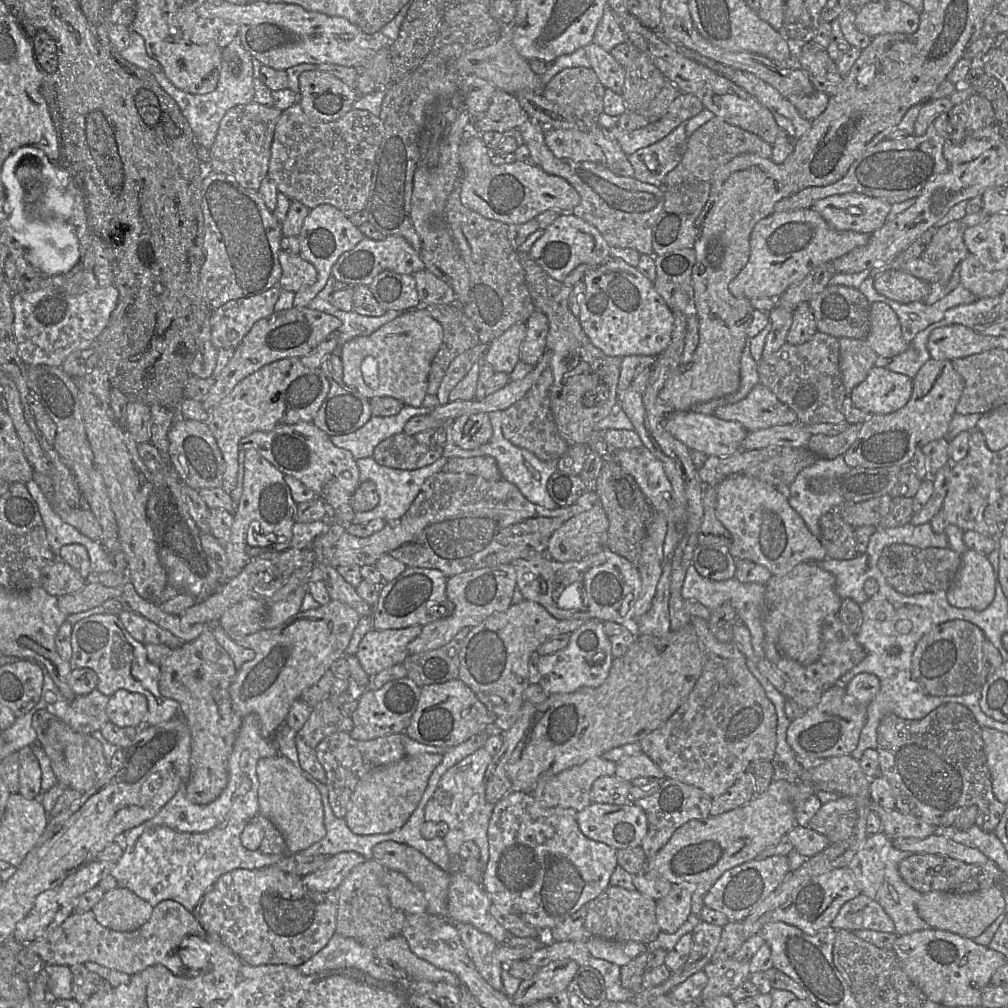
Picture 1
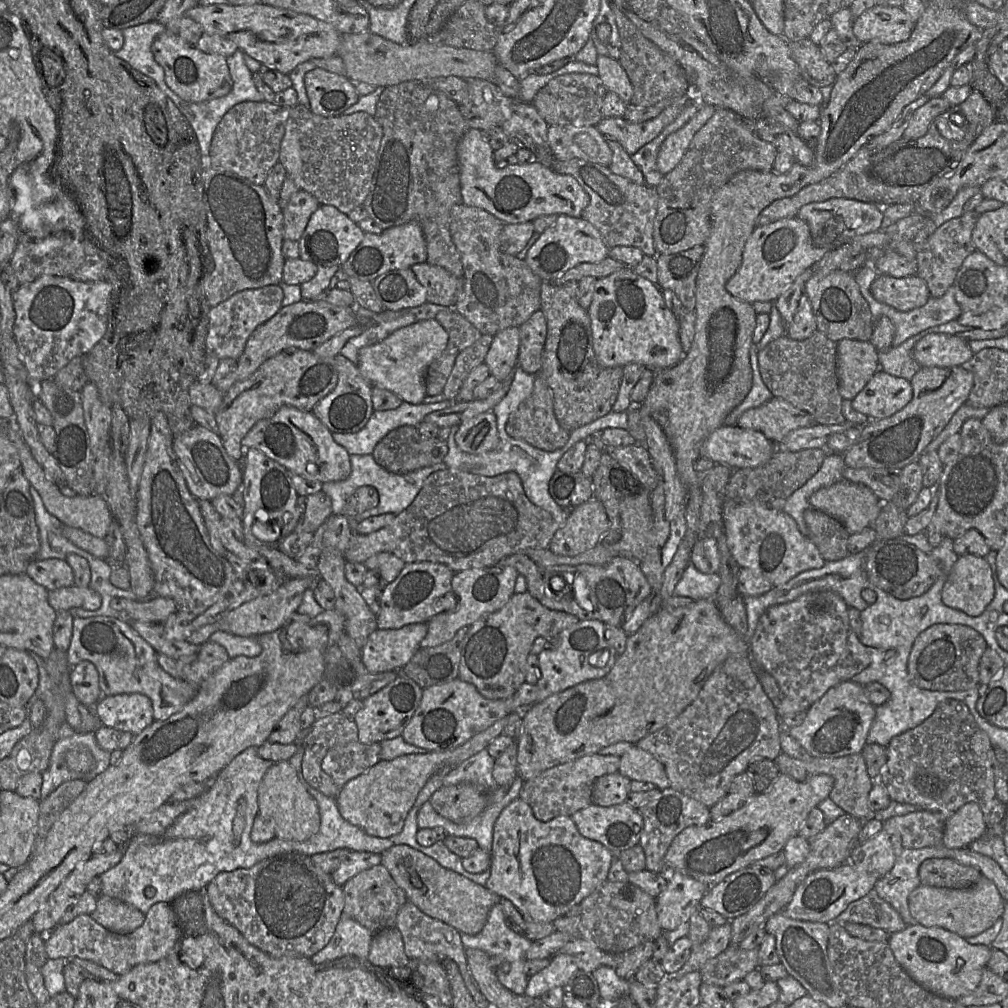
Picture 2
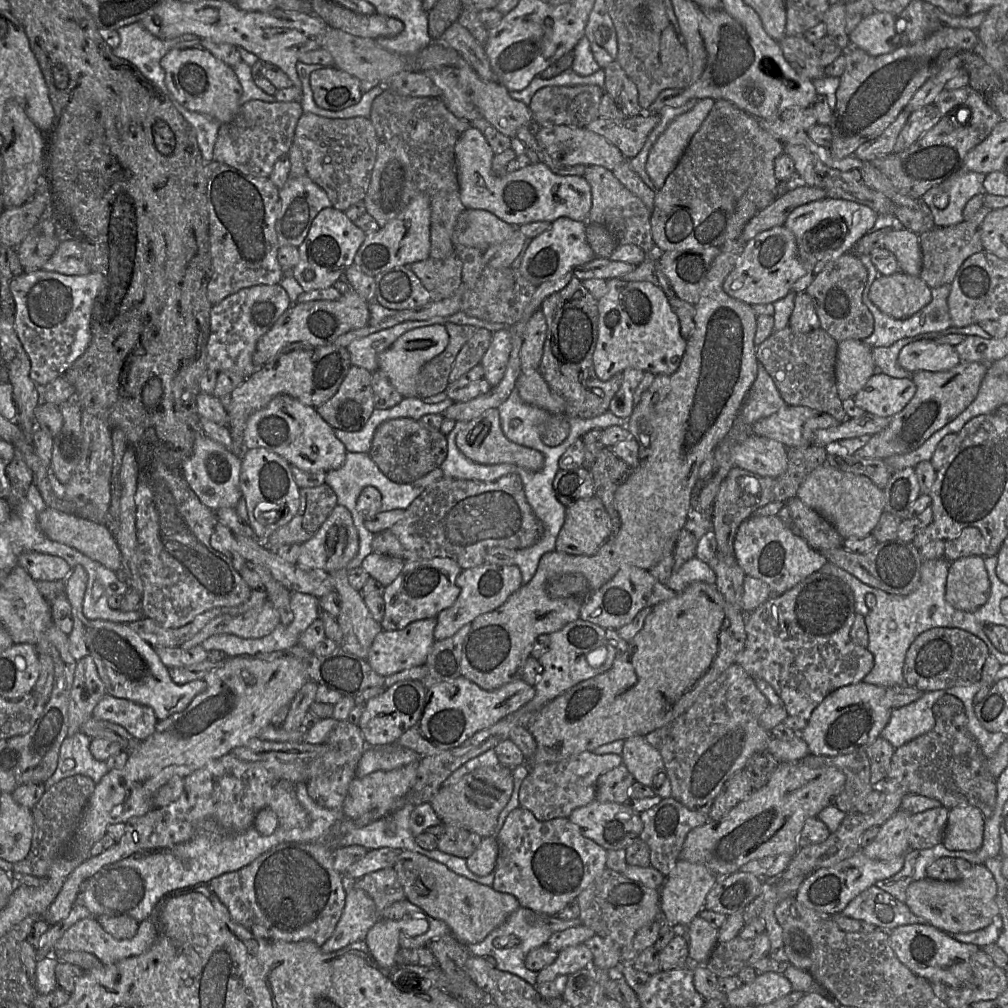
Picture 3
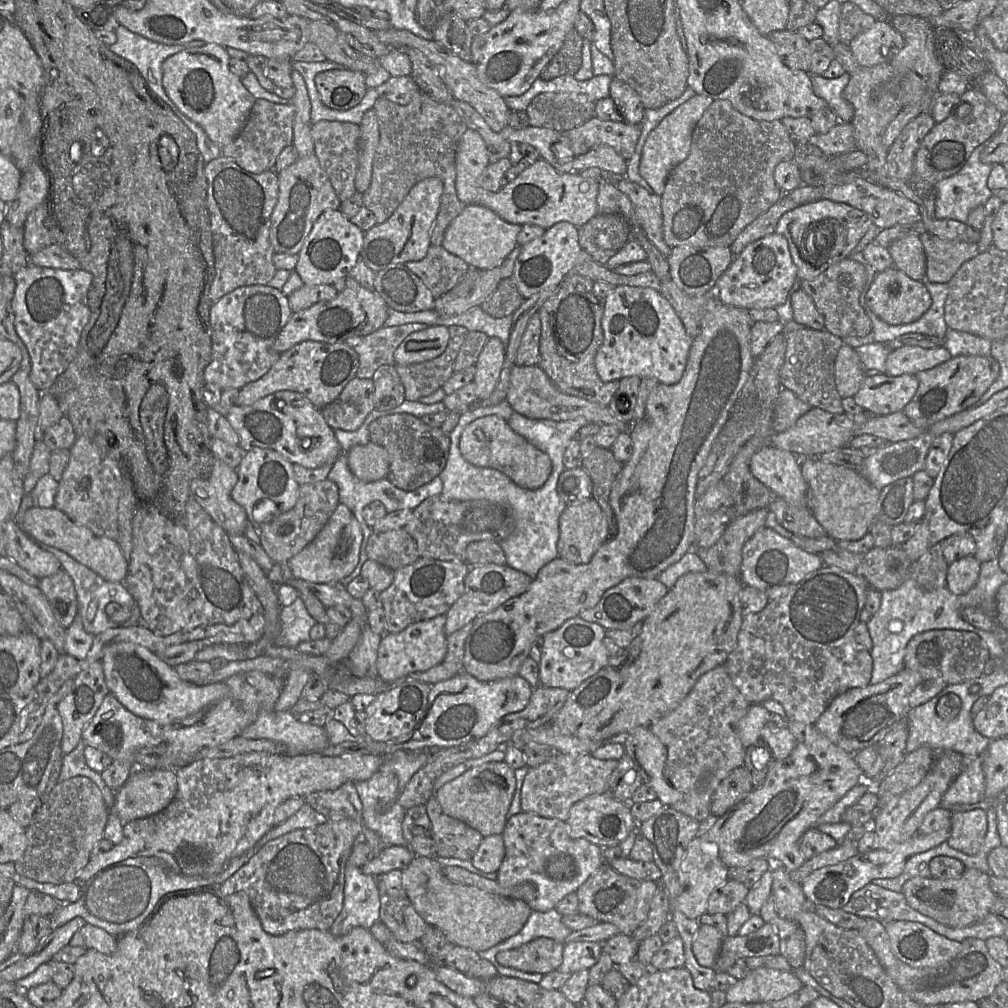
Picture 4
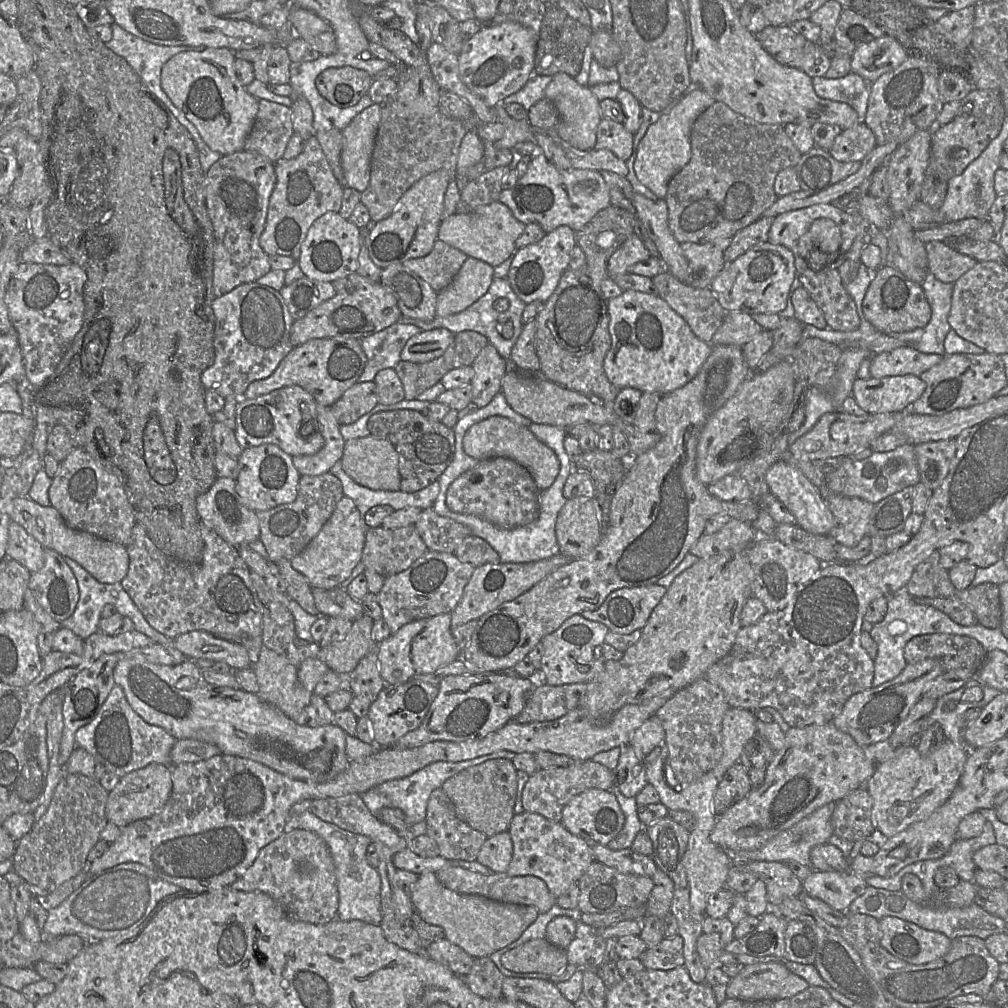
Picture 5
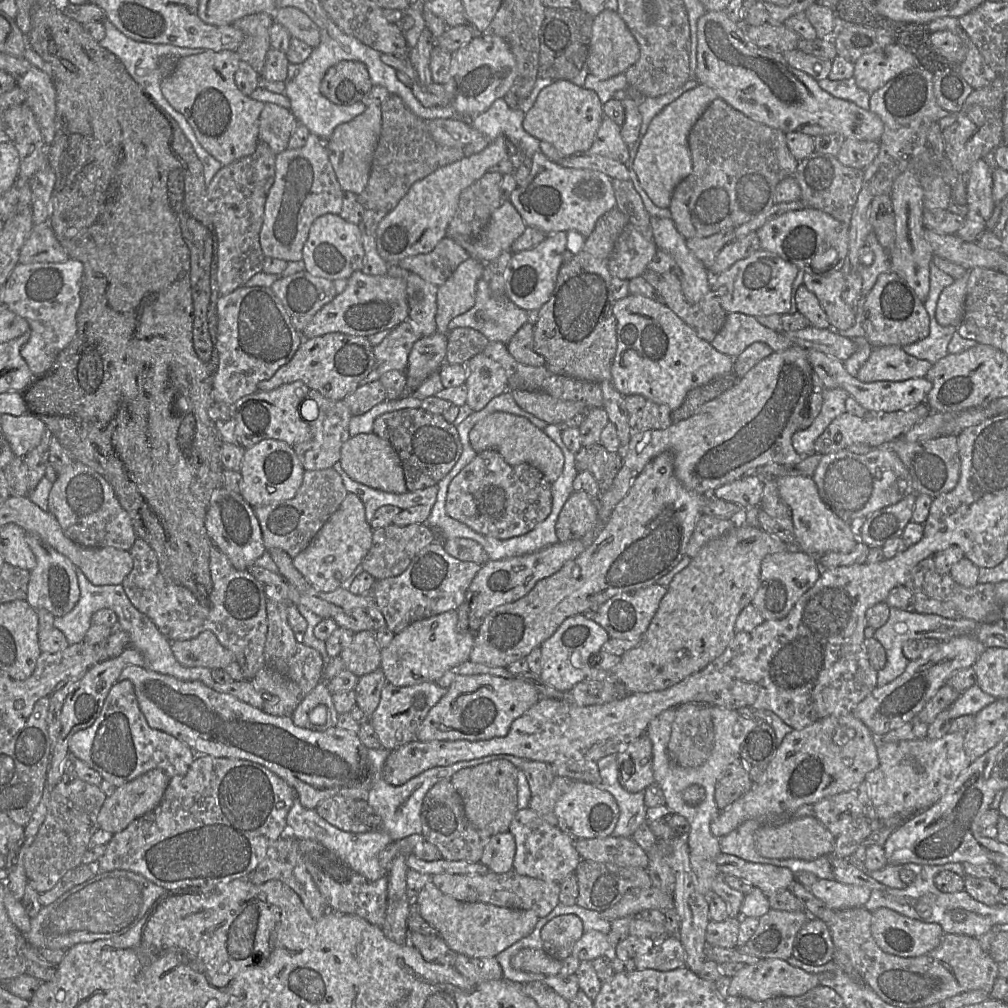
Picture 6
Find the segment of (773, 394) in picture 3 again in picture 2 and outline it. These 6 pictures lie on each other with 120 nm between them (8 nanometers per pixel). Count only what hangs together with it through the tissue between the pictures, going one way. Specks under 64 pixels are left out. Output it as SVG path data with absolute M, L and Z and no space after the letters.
M753 341L750 347L750 363L753 371L752 388L745 399L728 414L725 419L725 424L727 425L736 425L739 417L745 411L759 407L774 397L762 380L758 364L757 347Z

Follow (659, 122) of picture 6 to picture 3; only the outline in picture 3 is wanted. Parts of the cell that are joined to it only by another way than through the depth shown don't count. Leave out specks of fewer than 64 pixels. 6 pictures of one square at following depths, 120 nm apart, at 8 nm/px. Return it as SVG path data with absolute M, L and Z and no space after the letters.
M712 98L698 100L691 110L671 121L654 143L647 158L646 171L656 190L664 185L714 103Z

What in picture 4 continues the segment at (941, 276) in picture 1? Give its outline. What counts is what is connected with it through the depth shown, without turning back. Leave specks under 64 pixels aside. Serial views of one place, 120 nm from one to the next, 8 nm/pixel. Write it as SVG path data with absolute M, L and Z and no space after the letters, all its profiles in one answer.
M993 195L984 205L986 219L977 243L943 240L924 233L920 239L926 255L926 280L931 283L948 283L968 260L986 252L993 245L991 223L1003 202Z

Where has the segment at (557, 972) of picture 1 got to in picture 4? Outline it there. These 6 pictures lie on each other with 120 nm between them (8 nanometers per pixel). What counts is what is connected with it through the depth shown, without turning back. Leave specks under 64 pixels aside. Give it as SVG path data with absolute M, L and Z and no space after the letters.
M578 941L564 945L563 961L556 971L574 973L581 969L589 969L597 963L602 953L602 943Z

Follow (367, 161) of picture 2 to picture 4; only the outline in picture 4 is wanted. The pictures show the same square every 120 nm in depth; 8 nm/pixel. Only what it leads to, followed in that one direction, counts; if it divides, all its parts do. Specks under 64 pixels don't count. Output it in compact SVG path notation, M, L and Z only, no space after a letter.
M319 121L311 126L314 154L327 174L337 196L344 202L354 195L355 177L359 162L360 127L351 122Z

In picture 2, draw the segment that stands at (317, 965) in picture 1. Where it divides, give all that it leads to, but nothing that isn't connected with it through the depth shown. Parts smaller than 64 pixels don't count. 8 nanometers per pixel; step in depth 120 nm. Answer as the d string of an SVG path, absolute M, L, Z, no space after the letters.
M342 916L328 944L310 957L314 964L321 964L345 956L368 959L373 933L356 920Z

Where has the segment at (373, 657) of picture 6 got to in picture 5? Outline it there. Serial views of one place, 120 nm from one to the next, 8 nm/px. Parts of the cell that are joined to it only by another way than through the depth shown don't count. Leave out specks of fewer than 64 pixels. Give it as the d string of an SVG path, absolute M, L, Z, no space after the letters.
M364 614L353 621L343 640L321 648L316 659L324 662L334 672L350 674L363 657L376 650L372 626L373 619Z

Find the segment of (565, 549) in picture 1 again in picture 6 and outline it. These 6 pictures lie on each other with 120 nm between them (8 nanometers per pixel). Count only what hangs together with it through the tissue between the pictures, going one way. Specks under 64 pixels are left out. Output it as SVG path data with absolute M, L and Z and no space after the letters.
M574 491L563 505L556 525L559 542L582 539L598 528L598 505L585 491Z

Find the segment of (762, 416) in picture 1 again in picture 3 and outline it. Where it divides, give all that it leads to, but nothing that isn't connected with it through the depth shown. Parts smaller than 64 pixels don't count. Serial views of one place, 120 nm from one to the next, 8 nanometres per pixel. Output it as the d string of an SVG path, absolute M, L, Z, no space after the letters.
M785 405L776 413L751 425L757 436L782 443L787 448L812 444L814 432L839 425L841 422L827 413L806 407Z

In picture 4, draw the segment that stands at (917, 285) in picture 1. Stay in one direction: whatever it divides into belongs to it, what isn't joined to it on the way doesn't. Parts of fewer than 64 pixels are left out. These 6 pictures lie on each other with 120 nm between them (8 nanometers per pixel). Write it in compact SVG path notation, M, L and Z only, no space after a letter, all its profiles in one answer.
M894 266L876 274L865 302L869 309L890 325L917 321L931 307L932 297L923 281L913 280Z

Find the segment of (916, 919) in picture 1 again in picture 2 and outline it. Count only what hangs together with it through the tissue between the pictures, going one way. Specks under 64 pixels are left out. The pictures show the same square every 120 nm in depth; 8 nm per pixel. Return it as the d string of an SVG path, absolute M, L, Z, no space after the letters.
M936 845L919 849L904 848L893 868L874 885L880 898L888 902L901 916L906 925L917 924L910 913L908 898L920 884L919 867L929 858L949 857L949 848Z

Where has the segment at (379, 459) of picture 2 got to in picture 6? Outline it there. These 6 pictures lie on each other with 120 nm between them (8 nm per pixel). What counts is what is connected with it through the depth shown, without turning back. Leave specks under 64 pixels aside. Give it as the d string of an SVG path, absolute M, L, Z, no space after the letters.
M421 407L404 408L380 415L373 423L373 433L387 440L396 451L408 491L436 485L450 472L462 453L456 426L447 422L442 414L433 414Z

